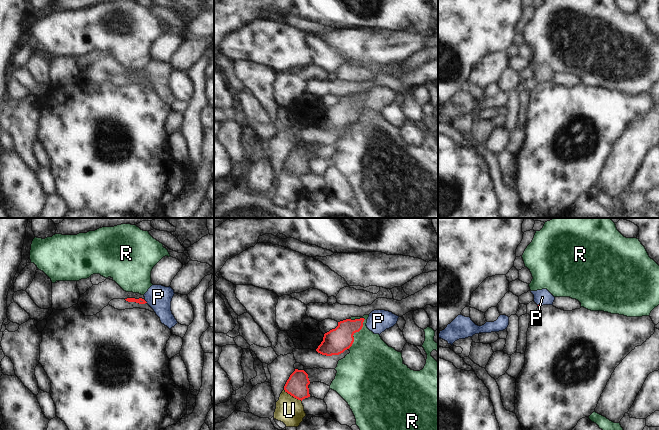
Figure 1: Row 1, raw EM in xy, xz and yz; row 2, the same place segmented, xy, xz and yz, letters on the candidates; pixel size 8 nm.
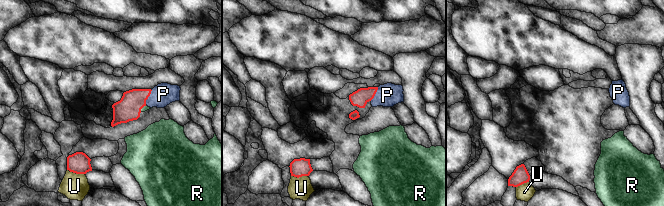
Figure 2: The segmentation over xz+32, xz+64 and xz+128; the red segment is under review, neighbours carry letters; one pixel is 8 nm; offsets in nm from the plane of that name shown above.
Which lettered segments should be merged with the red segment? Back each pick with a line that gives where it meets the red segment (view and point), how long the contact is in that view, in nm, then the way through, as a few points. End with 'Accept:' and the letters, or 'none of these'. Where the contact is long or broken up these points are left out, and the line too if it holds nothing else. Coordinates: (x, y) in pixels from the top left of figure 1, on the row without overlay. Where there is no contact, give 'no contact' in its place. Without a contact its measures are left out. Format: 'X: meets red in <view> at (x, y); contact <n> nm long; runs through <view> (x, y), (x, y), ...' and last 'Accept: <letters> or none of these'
P: meets red in xy at (145, 77); contact 40 nm long; runs through xy (141, 77), (145, 77), (158, 73)
Accept: P

